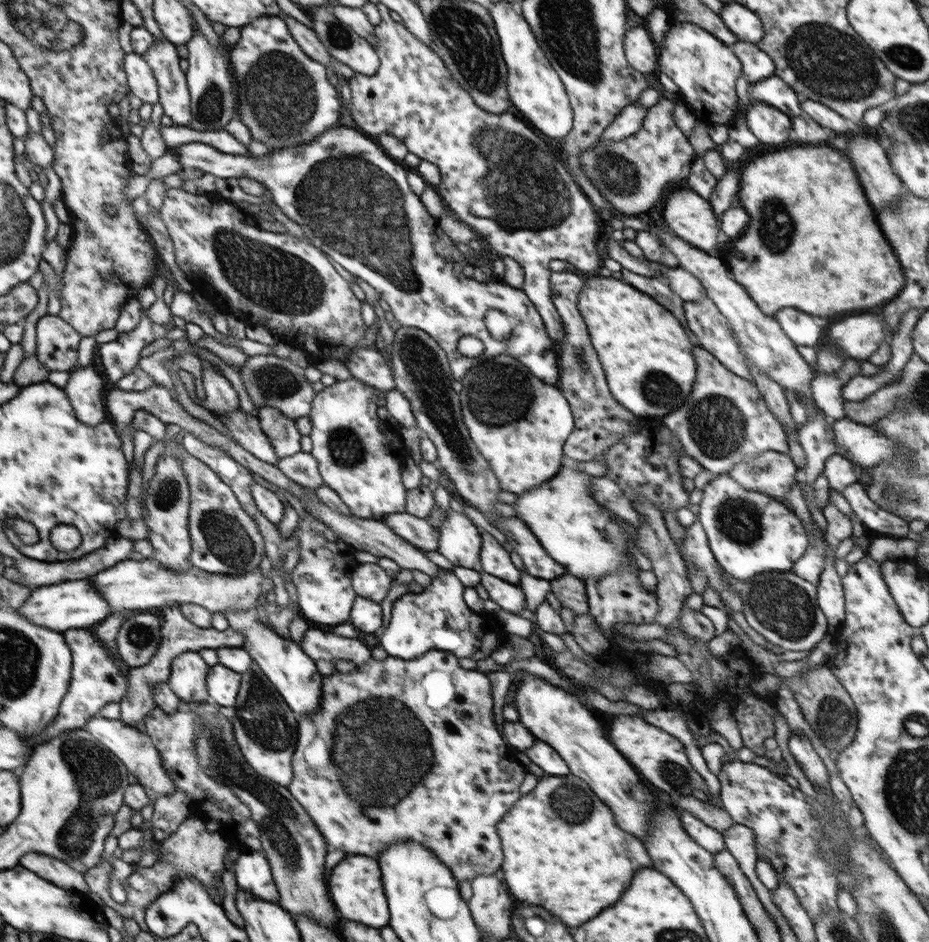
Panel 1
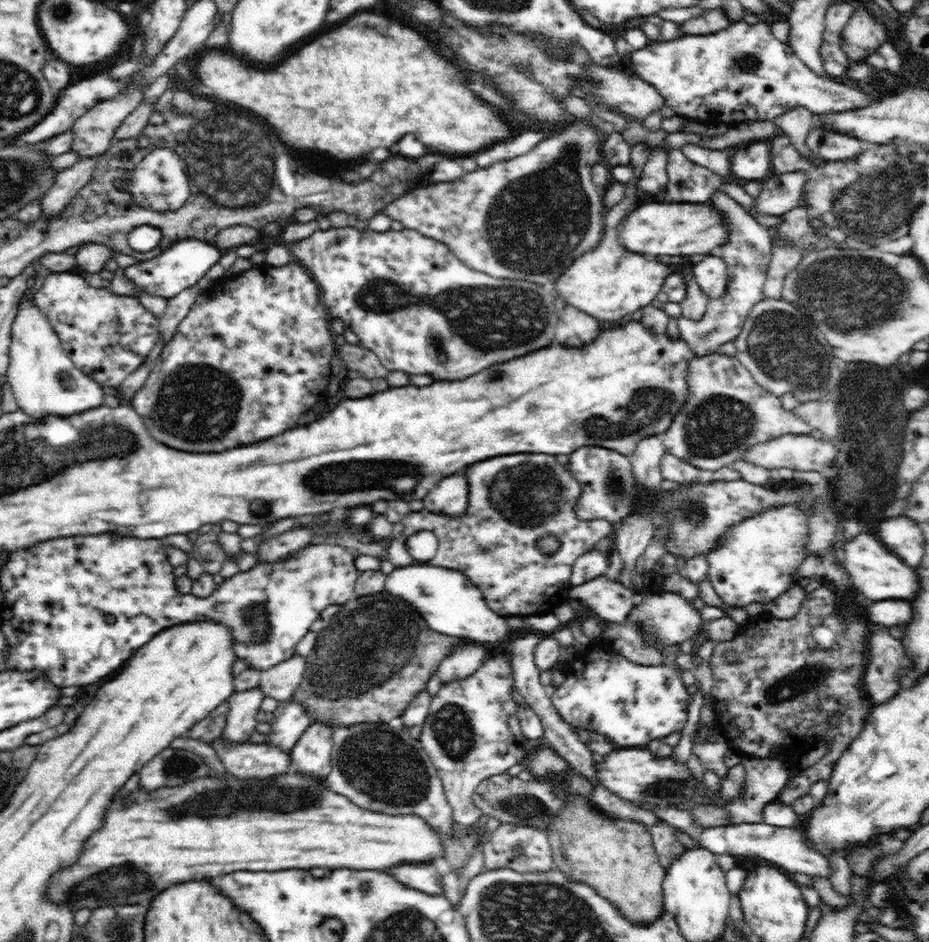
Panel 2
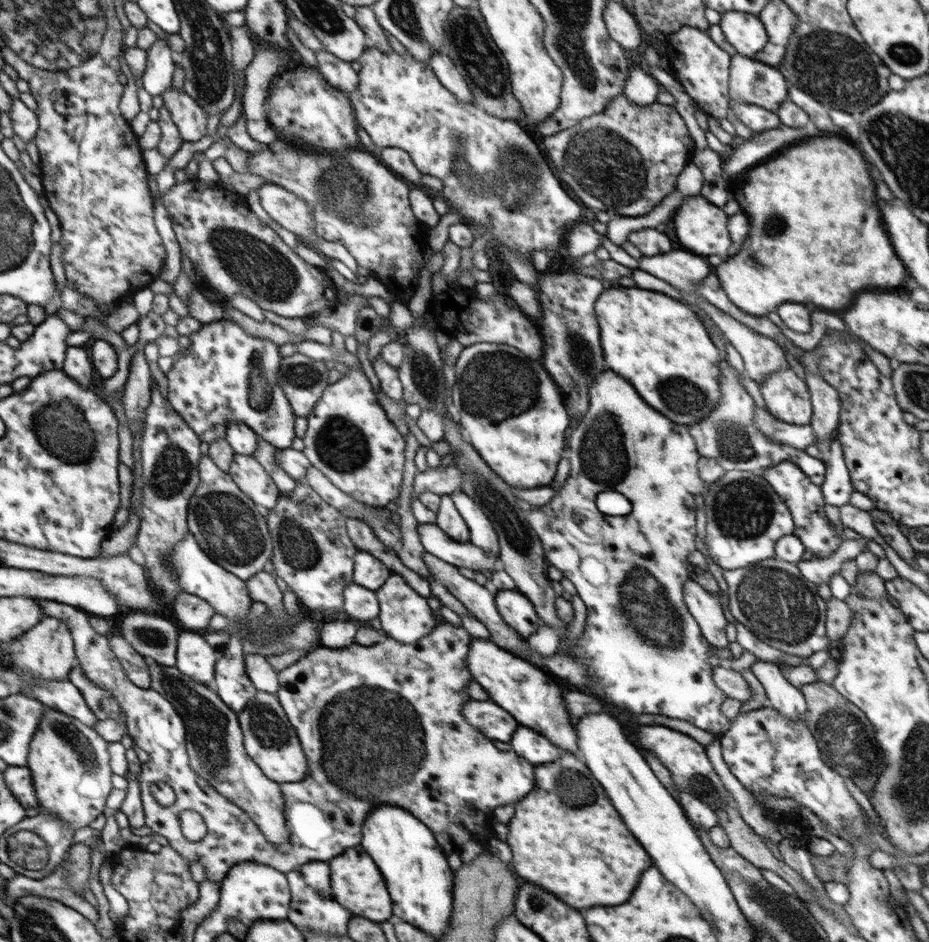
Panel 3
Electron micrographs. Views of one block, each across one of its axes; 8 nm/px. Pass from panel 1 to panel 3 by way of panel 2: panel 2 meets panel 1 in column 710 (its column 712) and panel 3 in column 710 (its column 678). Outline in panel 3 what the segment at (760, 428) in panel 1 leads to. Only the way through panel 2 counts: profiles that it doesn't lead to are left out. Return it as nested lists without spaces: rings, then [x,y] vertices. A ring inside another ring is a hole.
[[[723,360],[719,362],[719,367],[719,389],[722,393],[720,402],[706,418],[689,426],[689,433],[694,439],[698,454],[716,459],[725,471],[742,470],[758,475],[782,461],[790,461],[802,470],[812,484],[821,486],[825,479],[825,461],[808,455],[805,450],[766,439],[765,434],[755,425],[754,400],[740,381],[745,375]]]

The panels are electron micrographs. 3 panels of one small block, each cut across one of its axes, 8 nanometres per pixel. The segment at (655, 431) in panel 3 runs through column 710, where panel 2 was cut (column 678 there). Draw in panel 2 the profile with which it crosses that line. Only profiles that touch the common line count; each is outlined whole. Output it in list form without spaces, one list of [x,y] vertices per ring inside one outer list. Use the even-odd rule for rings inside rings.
[[[637,626],[638,635],[644,639],[644,643],[652,646],[664,657],[660,666],[640,666],[630,662],[624,655],[615,652],[612,647],[598,648],[600,656],[588,657],[588,652],[578,656],[576,664],[566,664],[559,673],[564,676],[564,683],[552,689],[550,696],[553,706],[558,715],[568,724],[572,730],[593,730],[605,736],[619,748],[643,748],[650,740],[662,738],[674,732],[681,732],[688,720],[688,707],[693,696],[688,694],[687,686],[682,683],[681,672],[683,671],[674,660],[683,653],[681,646],[663,646],[655,636],[647,636],[643,626]]]

